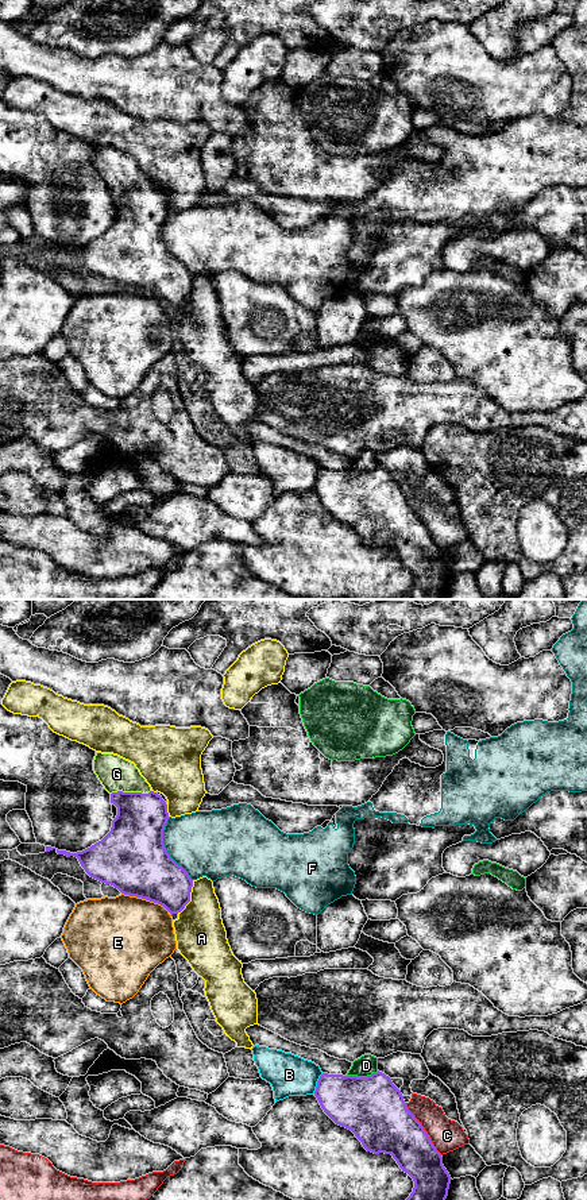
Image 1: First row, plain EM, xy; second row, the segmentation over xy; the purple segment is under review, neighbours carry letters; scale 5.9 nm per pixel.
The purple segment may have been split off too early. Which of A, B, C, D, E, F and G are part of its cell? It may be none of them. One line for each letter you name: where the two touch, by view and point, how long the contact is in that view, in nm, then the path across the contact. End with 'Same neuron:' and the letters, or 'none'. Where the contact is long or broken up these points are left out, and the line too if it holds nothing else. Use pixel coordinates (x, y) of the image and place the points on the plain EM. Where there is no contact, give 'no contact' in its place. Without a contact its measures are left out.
G: meets purple in xy at (130, 188); contact 240 nm long; runs through xy (136, 228), (136, 199), (130, 188), (116, 169)
Same neuron: G

